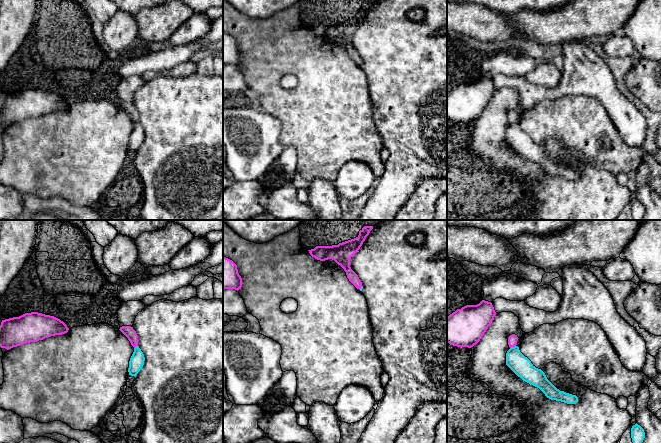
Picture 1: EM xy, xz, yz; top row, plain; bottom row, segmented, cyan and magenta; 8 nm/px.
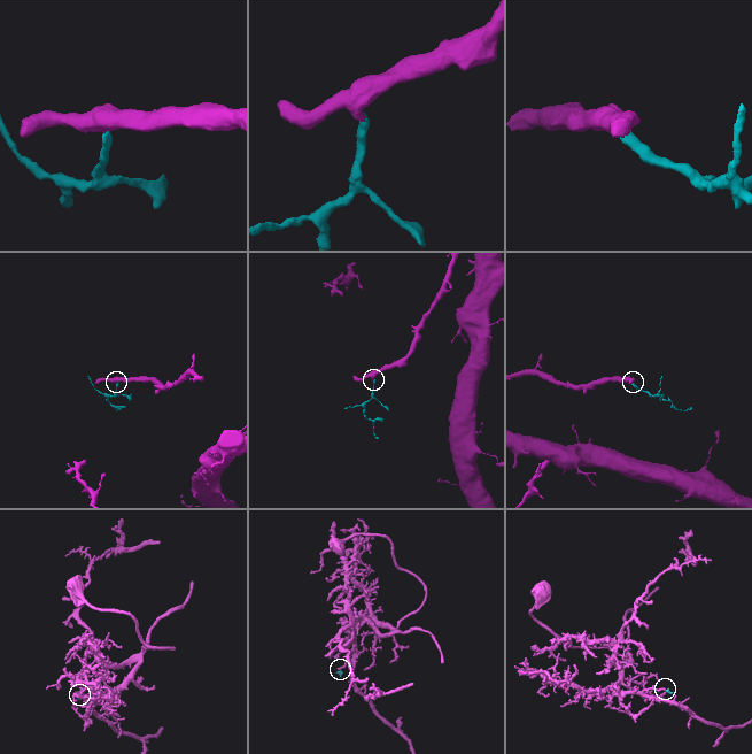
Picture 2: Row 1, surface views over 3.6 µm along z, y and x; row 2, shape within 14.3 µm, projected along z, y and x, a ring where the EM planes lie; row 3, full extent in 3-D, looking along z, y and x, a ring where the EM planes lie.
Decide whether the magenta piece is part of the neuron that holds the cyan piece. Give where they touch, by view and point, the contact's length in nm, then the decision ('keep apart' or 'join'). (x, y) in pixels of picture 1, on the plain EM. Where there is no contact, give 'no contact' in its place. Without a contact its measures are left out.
meets cyan in yz at (512, 123); contact 50 nm long; join

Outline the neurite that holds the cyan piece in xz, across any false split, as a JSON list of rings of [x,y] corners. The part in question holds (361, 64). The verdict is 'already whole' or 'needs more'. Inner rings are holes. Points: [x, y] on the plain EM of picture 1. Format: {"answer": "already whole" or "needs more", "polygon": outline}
{"answer": "needs more", "polygon": [[[364,2],[359,11],[351,16],[332,22],[316,22],[314,25],[308,26],[310,31],[317,36],[325,37],[334,36],[346,48],[349,57],[360,67],[362,67],[362,58],[358,51],[350,43],[351,33],[360,25],[366,13],[369,11],[373,2]]]}

